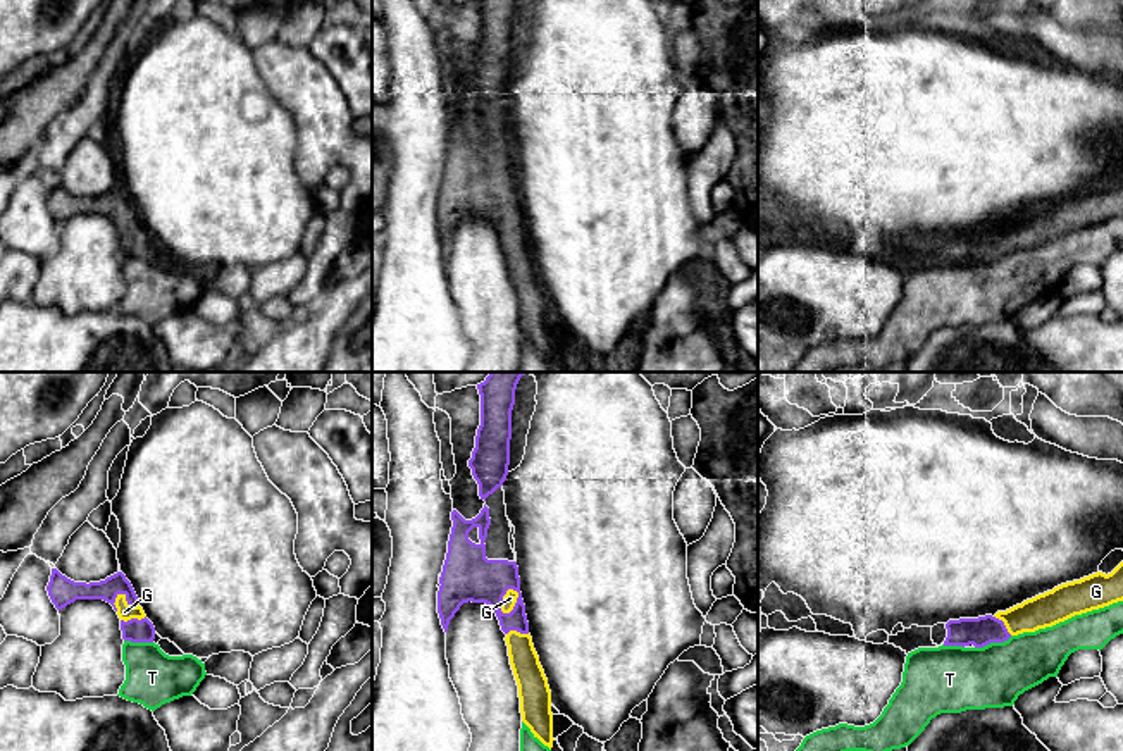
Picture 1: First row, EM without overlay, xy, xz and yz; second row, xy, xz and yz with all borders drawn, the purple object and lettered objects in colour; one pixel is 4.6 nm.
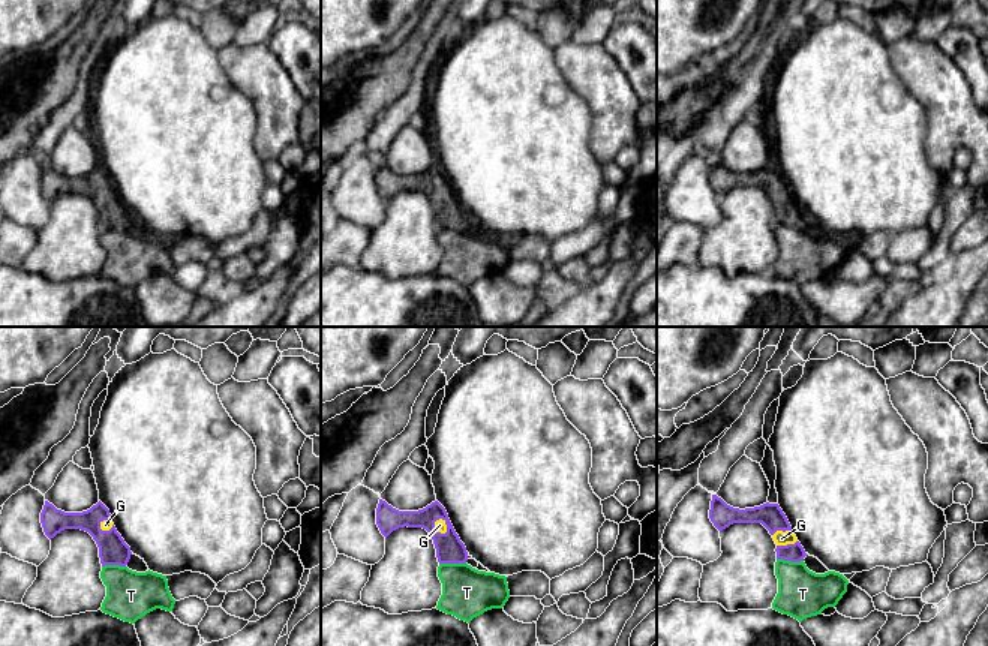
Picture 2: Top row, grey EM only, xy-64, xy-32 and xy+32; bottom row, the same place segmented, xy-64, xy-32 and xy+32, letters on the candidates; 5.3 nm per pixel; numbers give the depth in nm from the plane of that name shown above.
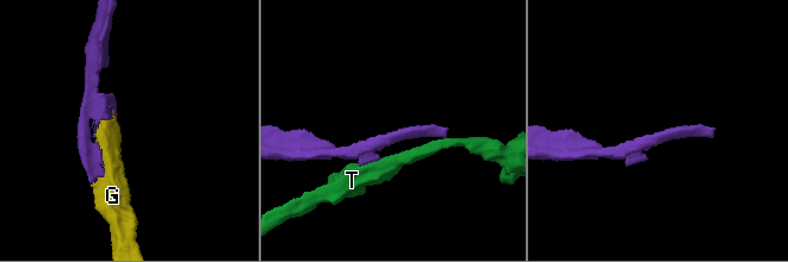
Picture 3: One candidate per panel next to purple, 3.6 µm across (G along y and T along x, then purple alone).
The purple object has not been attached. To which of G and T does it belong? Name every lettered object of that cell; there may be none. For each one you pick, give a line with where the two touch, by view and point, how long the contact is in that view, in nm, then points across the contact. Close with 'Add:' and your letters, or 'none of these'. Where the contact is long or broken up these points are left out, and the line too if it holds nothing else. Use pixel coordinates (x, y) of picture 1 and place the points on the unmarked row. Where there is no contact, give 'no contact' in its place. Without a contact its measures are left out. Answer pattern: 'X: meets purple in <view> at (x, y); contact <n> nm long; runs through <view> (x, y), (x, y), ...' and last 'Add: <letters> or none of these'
G: meets purple in xz at (502, 214); contact 130 nm long
Add: G

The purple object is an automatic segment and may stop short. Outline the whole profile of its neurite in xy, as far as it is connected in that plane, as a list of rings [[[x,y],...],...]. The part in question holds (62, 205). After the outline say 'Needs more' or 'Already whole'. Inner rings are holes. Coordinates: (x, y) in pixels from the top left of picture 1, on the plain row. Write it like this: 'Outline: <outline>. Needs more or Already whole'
Outline: [[[52,183],[47,200],[48,210],[57,224],[65,222],[76,214],[103,214],[114,220],[121,233],[122,253],[131,257],[153,257],[155,241],[146,233],[140,214],[122,186],[100,196],[74,196]]]. Needs more

